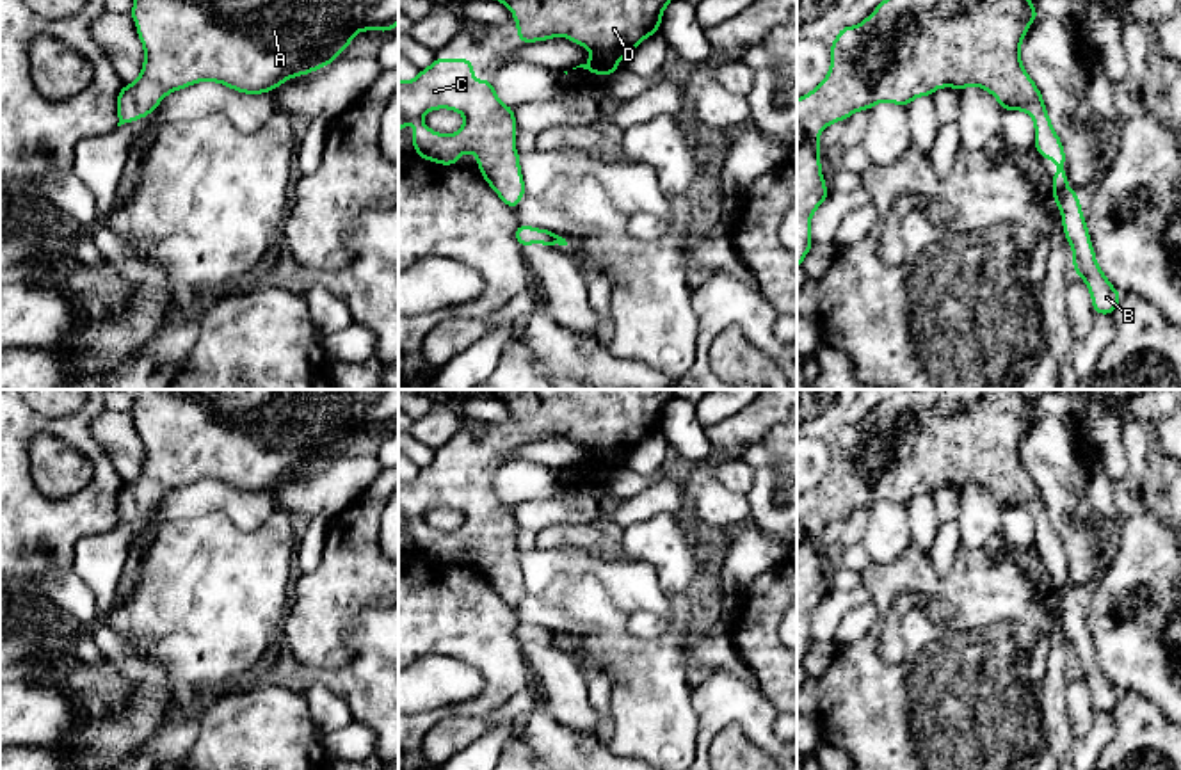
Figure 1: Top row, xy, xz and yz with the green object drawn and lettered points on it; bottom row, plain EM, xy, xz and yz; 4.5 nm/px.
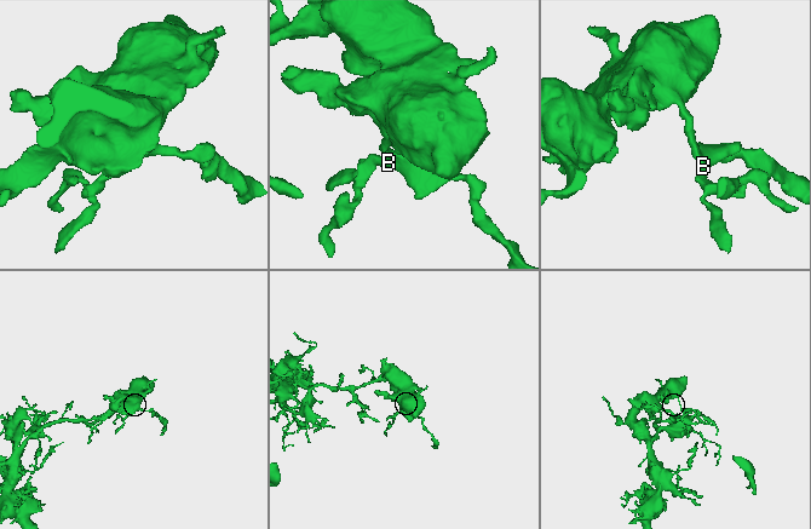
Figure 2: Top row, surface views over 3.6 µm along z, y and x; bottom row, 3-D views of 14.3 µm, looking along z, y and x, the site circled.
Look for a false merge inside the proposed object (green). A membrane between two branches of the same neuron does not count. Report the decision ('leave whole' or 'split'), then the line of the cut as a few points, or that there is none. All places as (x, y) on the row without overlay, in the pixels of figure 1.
leave whole | no cut

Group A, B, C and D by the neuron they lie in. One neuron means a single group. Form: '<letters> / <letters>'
A B C D

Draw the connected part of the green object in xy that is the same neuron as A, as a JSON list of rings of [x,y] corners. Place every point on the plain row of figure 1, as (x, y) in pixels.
[[[137,389],[130,411],[144,443],[141,475],[117,493],[117,525],[149,514],[173,489],[219,480],[245,493],[274,489],[285,478],[331,462],[361,429],[390,430],[398,421],[398,389]]]

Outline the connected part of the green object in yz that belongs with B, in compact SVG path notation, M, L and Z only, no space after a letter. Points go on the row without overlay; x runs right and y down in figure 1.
M896 389L859 423L841 425L831 443L827 475L816 487L797 498L797 665L813 644L809 619L829 594L820 565L822 528L880 500L907 505L918 494L932 494L939 485L962 489L976 484L989 489L1005 510L1024 509L1033 516L1037 551L1042 557L1051 555L1060 565L1051 576L1051 596L1062 610L1064 631L1073 646L1074 672L1087 681L1096 713L1113 713L1122 692L1096 662L1078 592L1067 585L1062 539L1049 519L1040 489L1019 455L1023 436L1039 414L1032 405L1032 395L1019 389Z

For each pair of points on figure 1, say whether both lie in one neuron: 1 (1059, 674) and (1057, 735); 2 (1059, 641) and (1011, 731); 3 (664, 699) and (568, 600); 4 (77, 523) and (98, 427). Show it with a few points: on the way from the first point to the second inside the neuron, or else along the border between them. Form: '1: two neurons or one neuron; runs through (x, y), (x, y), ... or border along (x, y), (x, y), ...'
1: one neuron; runs through (1055, 689), (1055, 721)
2: two neurons; border along (1037, 685), (1041, 721)
3: one neuron; runs through (641, 674), (593, 621)
4: two neurons; border along (105, 408), (89, 424), (89, 433), (118, 473)

